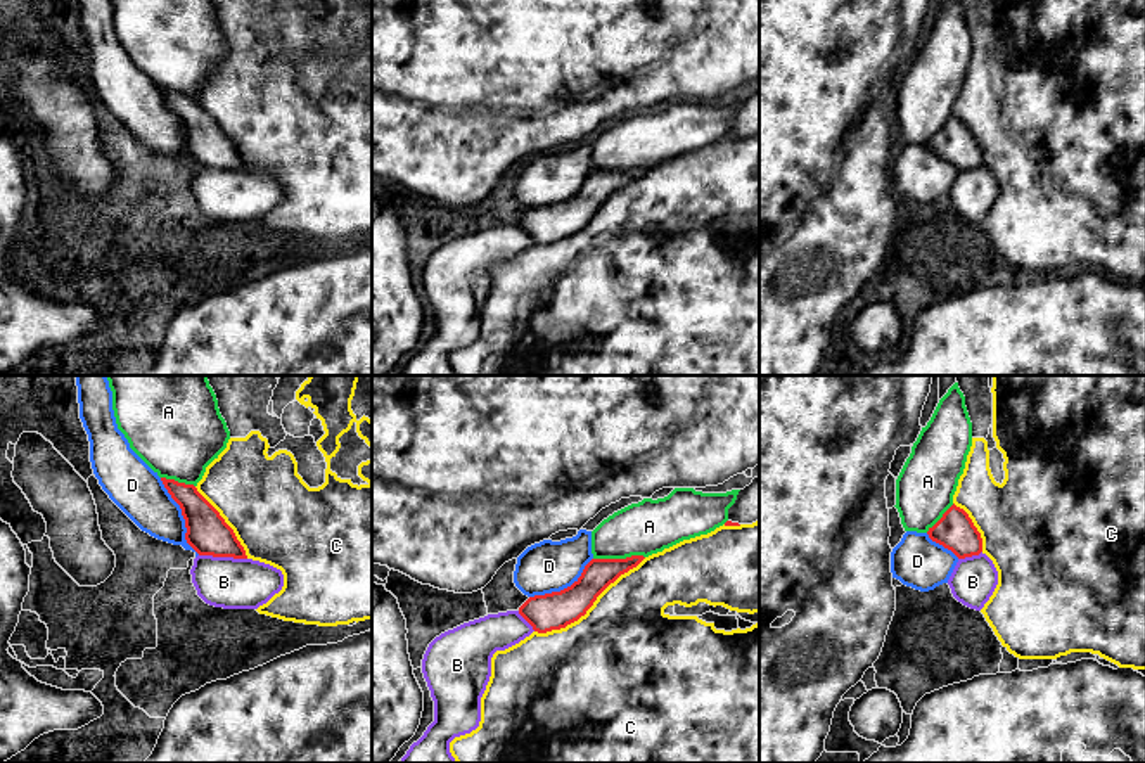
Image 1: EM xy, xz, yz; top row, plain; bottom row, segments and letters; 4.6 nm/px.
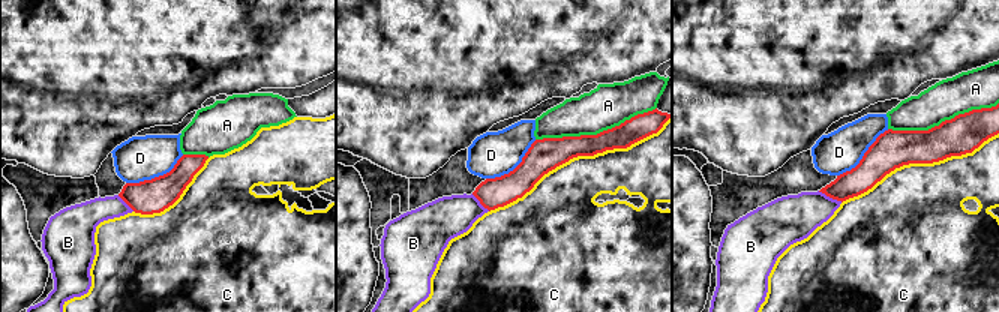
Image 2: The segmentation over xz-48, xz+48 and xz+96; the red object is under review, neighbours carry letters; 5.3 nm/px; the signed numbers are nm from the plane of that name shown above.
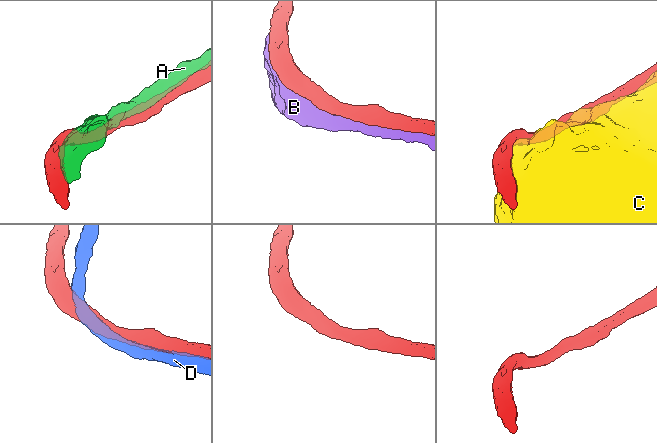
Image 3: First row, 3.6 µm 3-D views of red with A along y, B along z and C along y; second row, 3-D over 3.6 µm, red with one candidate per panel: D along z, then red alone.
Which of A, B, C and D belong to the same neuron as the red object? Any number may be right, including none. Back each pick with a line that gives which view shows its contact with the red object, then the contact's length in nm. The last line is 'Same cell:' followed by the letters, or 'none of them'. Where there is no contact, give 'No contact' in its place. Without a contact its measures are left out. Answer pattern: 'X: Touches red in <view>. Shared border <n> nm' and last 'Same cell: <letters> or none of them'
Same cell: none of them

